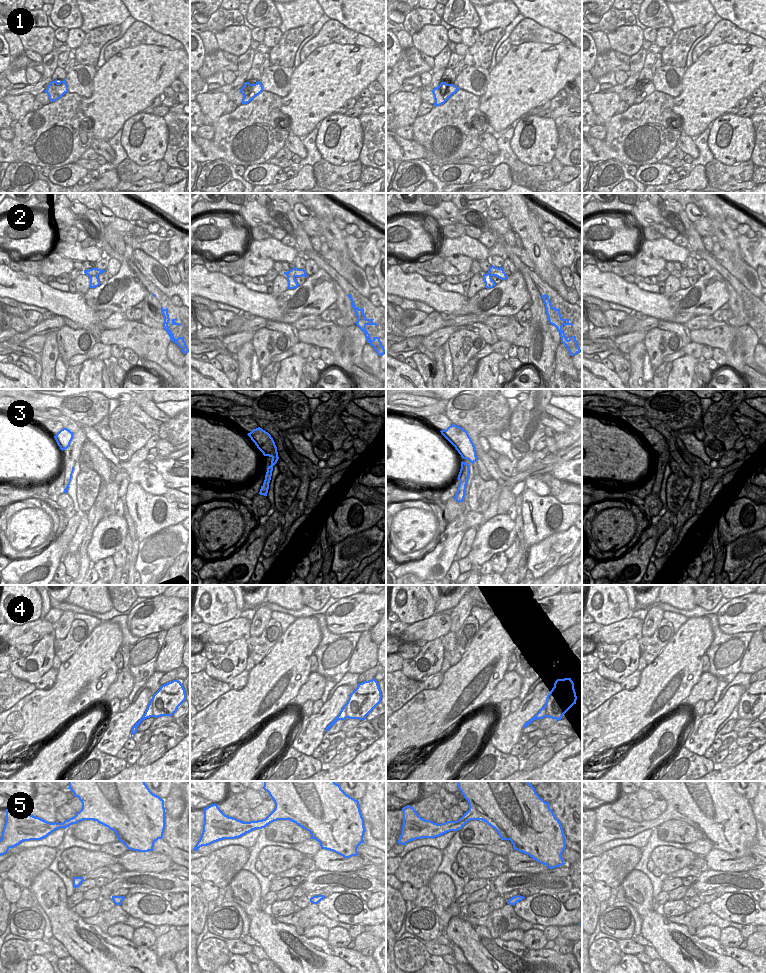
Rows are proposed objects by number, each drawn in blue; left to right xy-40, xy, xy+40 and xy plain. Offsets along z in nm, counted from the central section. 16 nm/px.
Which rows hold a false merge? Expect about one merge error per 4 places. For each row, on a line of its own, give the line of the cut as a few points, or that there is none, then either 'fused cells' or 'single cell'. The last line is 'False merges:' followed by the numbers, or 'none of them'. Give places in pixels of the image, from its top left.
1: cut none; single cell
2: cut xy-40 (97, 275), (90, 277); fused cells
3: cut none; single cell
4: cut none; single cell
5: cut none; single cell
False merges: 2

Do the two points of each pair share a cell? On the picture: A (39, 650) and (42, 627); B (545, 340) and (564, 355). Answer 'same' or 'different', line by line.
A: different
B: different

